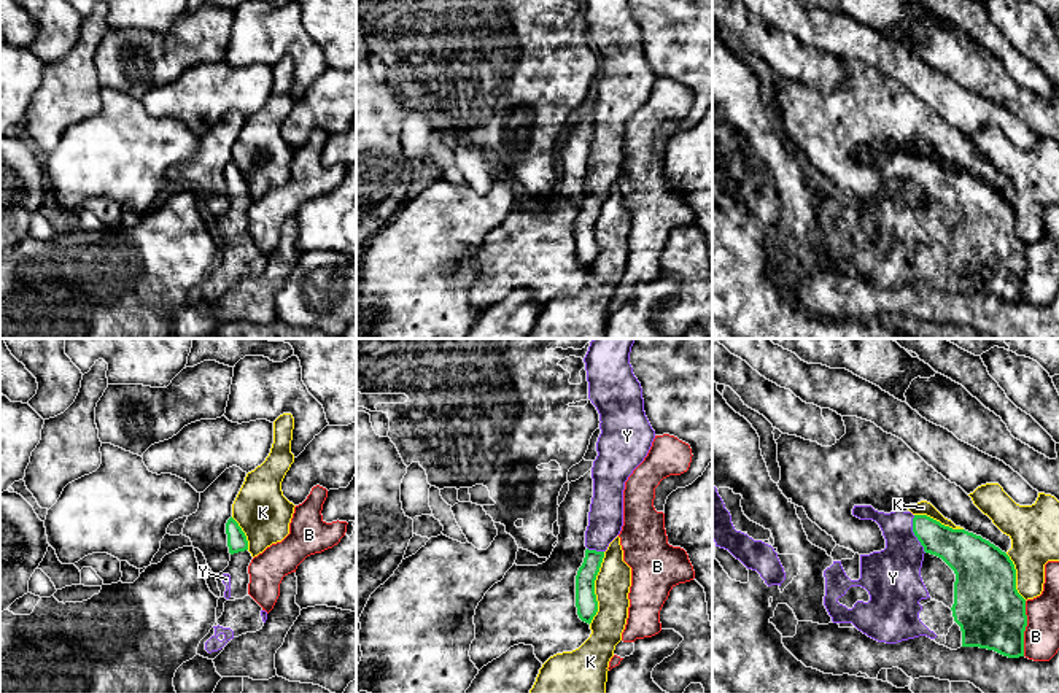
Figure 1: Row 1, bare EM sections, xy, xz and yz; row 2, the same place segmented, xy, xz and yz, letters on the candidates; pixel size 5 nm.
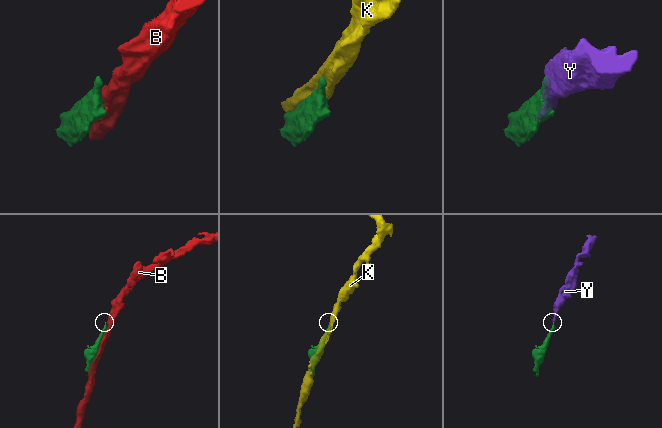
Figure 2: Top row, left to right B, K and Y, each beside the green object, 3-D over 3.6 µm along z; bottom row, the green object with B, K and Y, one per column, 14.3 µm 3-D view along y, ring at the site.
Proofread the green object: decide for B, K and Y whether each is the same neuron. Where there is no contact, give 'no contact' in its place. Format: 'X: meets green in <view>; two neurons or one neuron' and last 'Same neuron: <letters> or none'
B: meets green in yz; two neurons
K: meets green in xz; two neurons
Y: meets green in yz; one neuron
Same neuron: Y

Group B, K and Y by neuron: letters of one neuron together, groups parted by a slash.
B / K / Y

